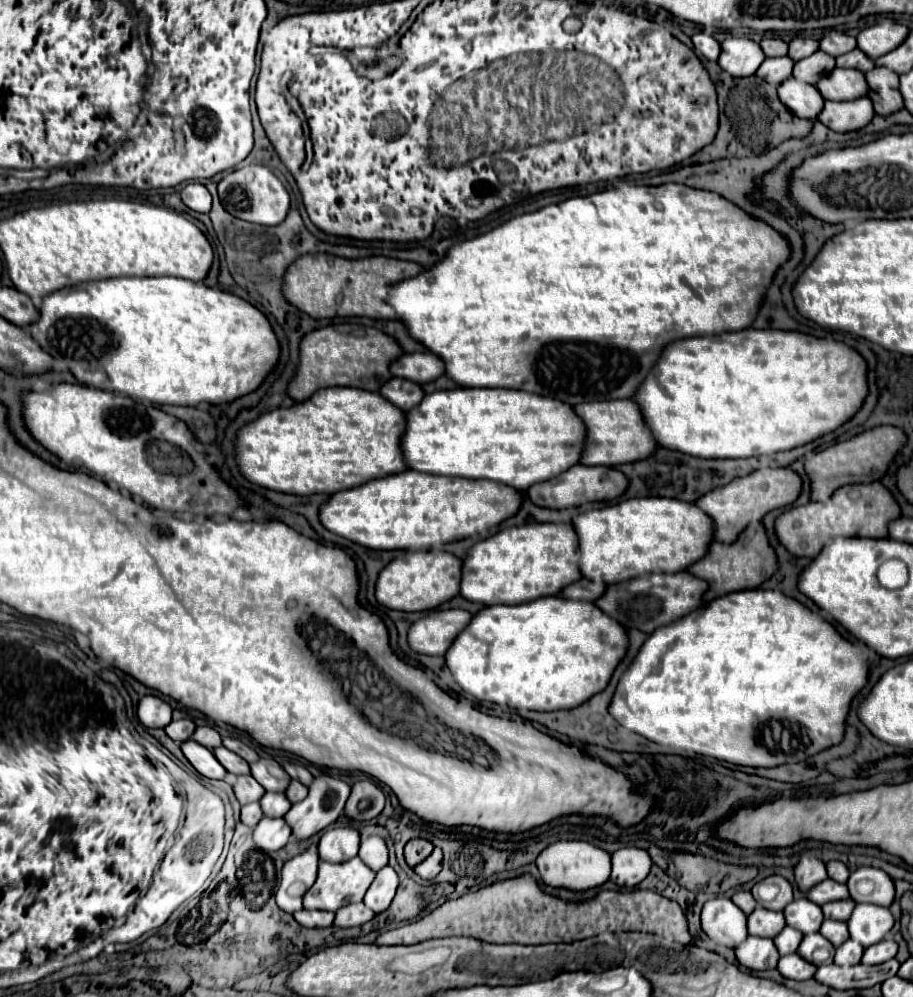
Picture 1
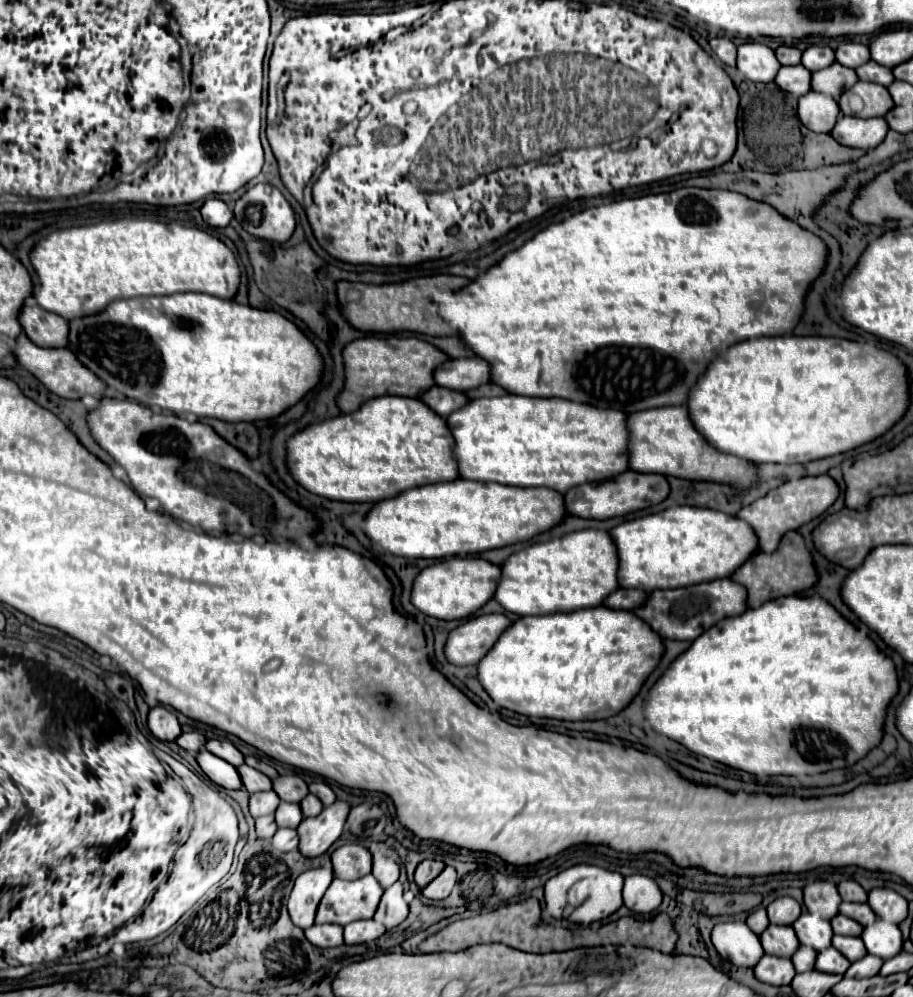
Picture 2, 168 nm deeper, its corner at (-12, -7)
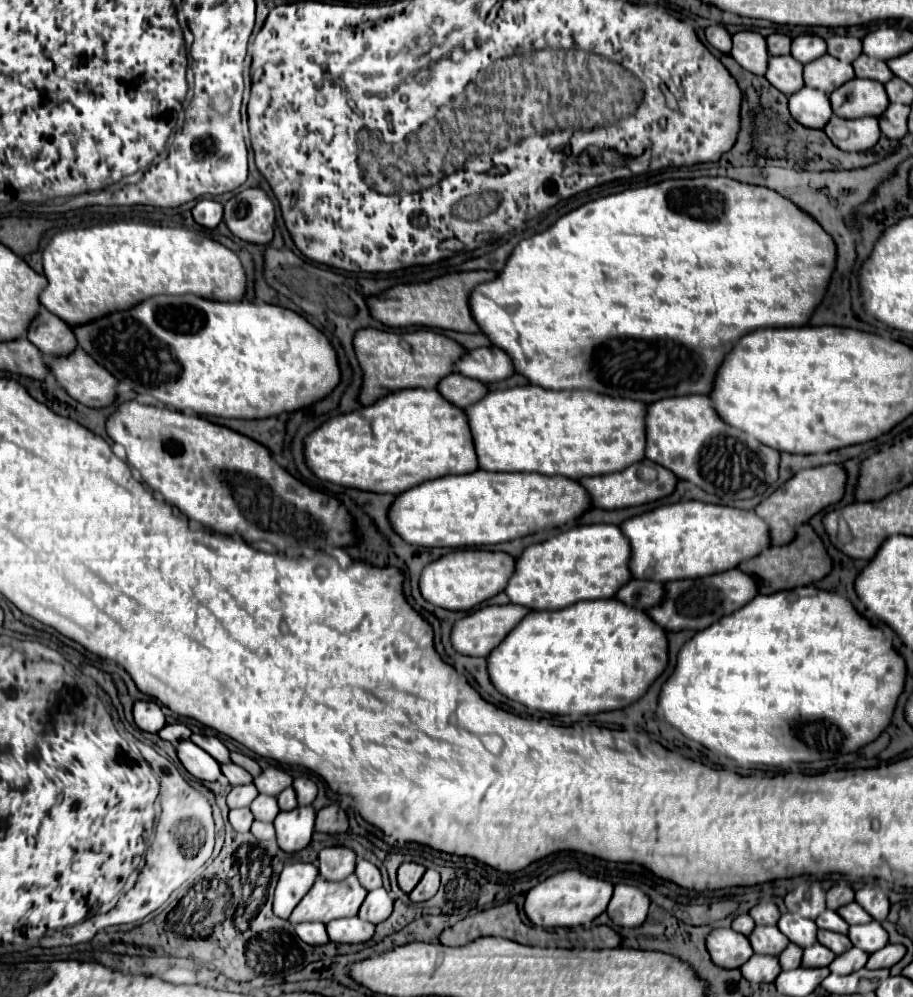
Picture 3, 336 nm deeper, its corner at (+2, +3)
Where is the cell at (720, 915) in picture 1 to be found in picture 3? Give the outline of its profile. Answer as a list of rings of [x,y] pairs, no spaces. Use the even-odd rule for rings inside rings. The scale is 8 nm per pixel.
[[[732,928],[714,930],[706,938],[706,944],[708,944],[708,952],[712,956],[712,962],[716,966],[722,966],[722,968],[728,968],[728,970],[740,968],[754,954],[748,938],[734,932]]]

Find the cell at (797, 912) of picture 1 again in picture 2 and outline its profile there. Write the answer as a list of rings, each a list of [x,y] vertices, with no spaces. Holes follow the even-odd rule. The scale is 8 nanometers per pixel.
[[[804,912],[794,924],[792,928],[796,930],[796,936],[800,940],[800,944],[812,946],[814,950],[824,950],[830,946],[832,940],[832,926],[828,920],[824,920],[822,916]]]

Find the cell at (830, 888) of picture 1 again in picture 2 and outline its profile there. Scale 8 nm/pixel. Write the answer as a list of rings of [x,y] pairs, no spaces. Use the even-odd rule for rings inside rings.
[[[842,902],[840,904],[840,914],[848,916],[848,918],[854,918],[862,926],[870,924],[876,918],[876,914],[872,912],[872,908],[868,904],[856,904],[856,902]]]

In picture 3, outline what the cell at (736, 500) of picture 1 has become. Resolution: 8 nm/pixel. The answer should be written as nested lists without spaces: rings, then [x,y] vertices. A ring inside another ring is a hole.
[[[828,464],[818,468],[800,470],[796,476],[792,476],[786,484],[782,484],[770,498],[766,498],[758,508],[756,514],[770,526],[772,532],[772,544],[782,546],[794,540],[796,528],[804,522],[808,522],[812,516],[822,512],[824,508],[838,504],[844,498],[848,474],[842,464]]]

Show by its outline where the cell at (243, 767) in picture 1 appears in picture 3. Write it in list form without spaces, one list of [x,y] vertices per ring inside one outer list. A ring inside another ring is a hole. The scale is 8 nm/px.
[[[232,762],[222,764],[220,770],[222,770],[222,774],[228,778],[228,782],[230,782],[232,786],[238,786],[238,784],[252,784],[252,776],[246,774],[246,770],[242,770],[240,766],[236,766],[236,764],[232,764]]]

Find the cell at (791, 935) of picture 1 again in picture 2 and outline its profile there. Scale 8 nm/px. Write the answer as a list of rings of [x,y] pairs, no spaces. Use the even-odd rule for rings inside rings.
[[[800,946],[796,950],[796,954],[792,956],[796,972],[808,972],[808,970],[812,970],[814,968],[814,960],[816,960],[816,950],[808,948],[808,946]]]

